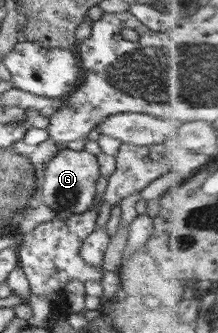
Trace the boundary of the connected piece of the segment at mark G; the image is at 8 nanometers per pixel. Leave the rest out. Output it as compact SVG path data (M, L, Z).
M67 147L57 149L41 173L43 179L40 180L40 201L57 214L53 219L63 220L72 214L85 212L93 206L96 183L100 177L95 155L84 150L73 151Z

